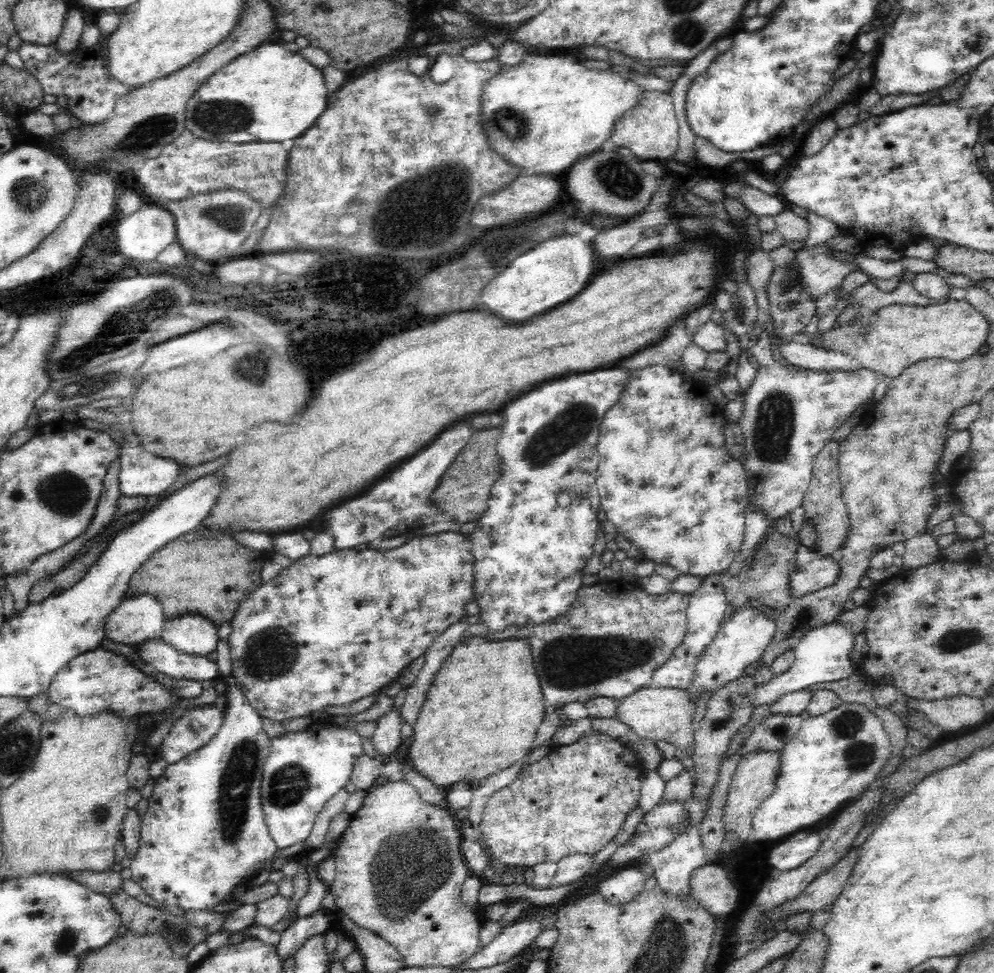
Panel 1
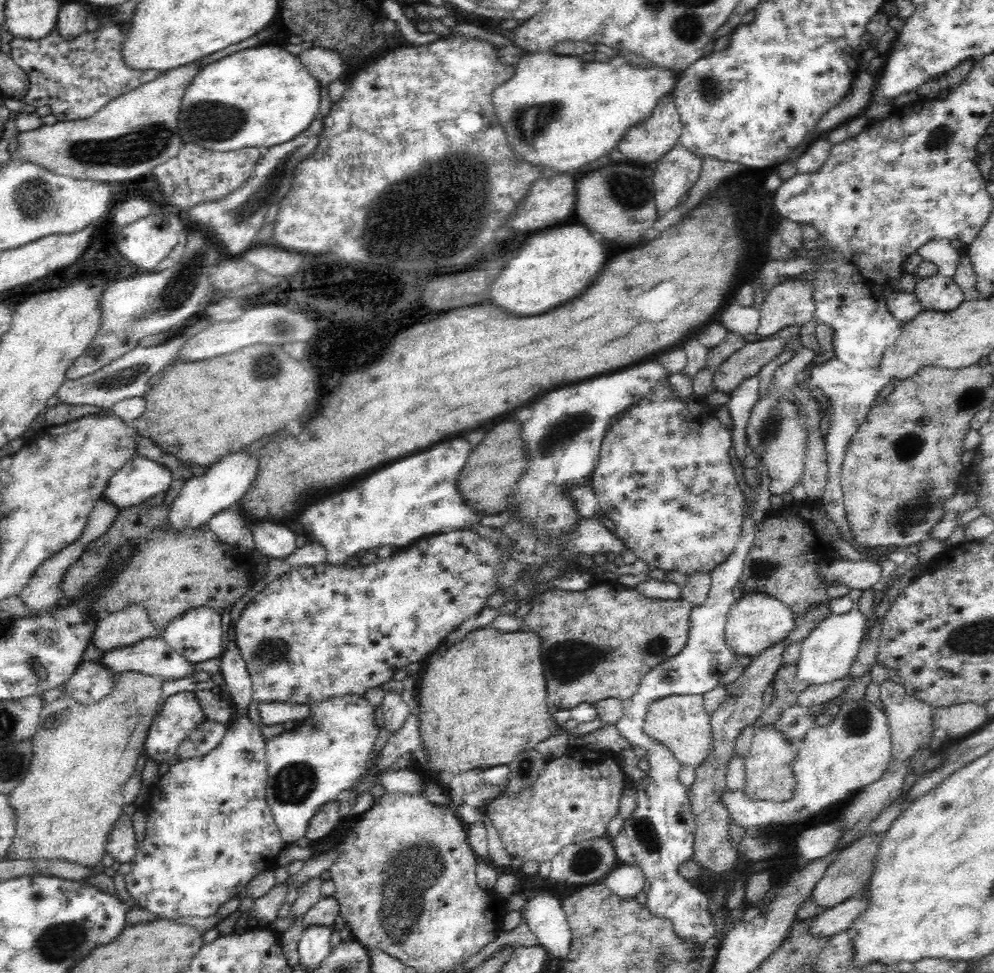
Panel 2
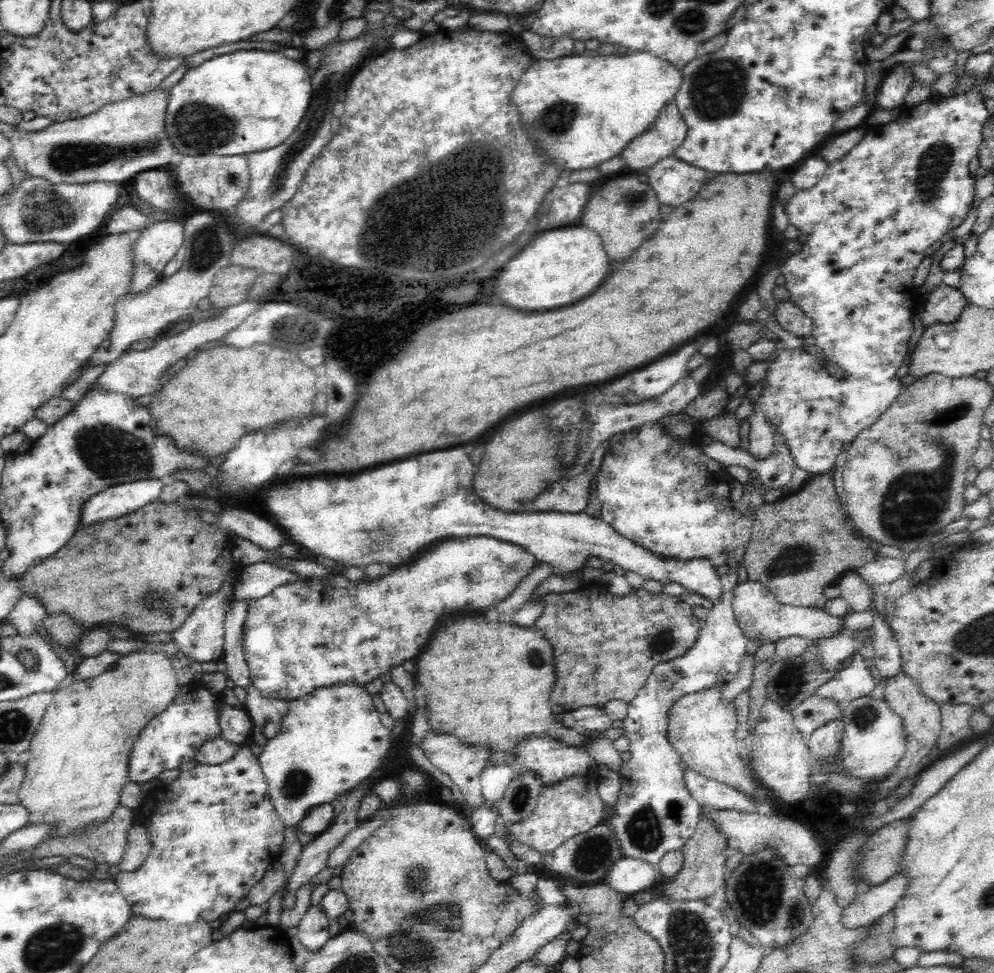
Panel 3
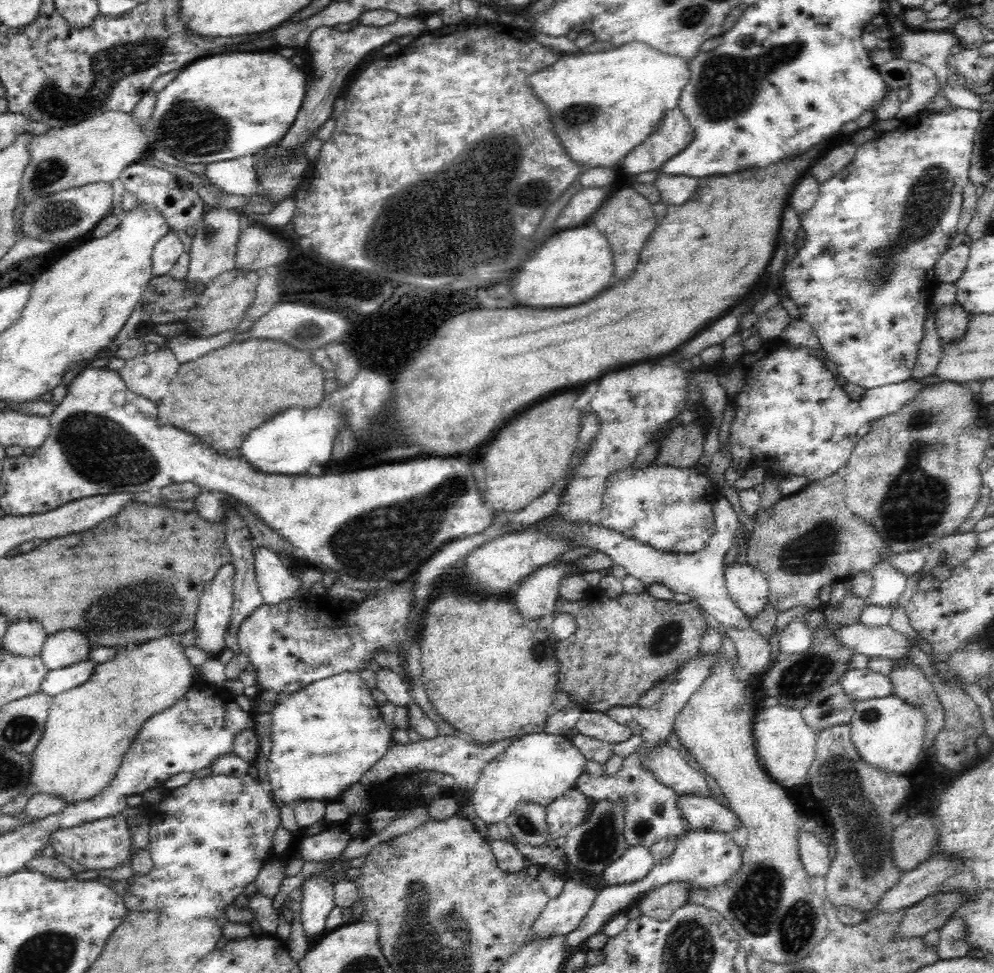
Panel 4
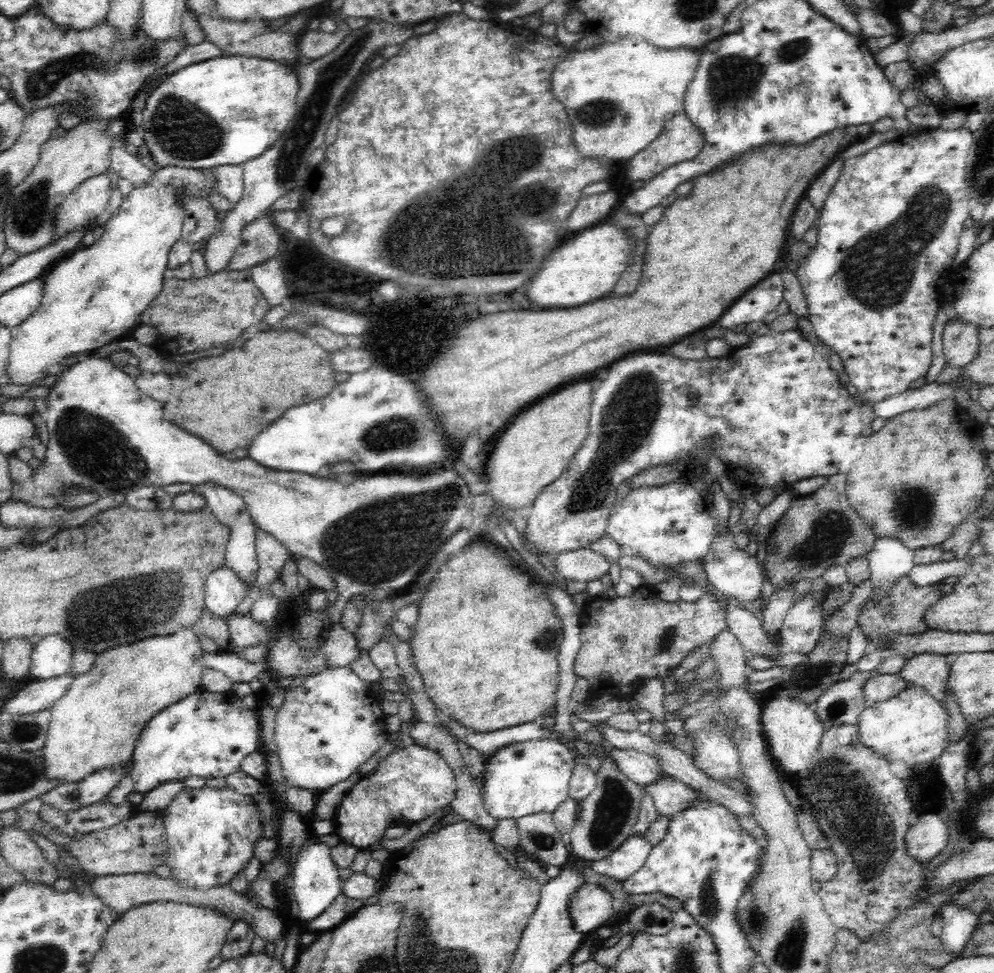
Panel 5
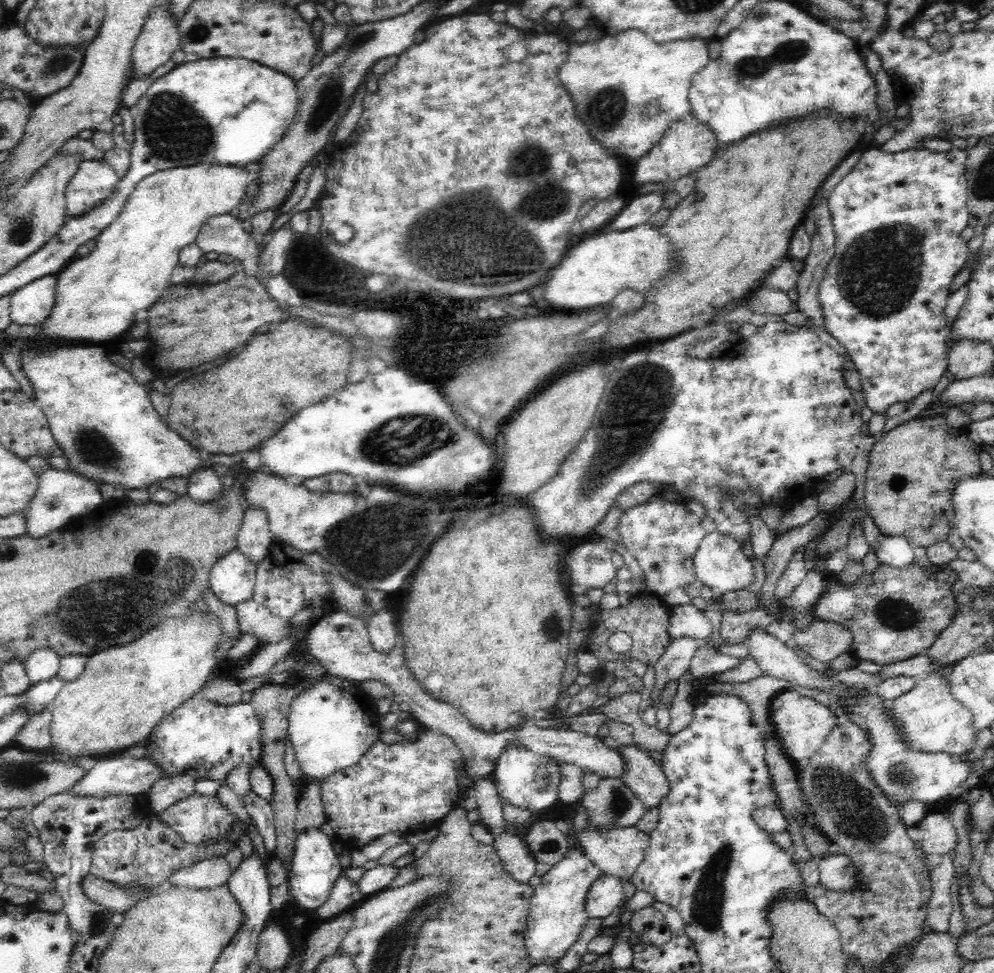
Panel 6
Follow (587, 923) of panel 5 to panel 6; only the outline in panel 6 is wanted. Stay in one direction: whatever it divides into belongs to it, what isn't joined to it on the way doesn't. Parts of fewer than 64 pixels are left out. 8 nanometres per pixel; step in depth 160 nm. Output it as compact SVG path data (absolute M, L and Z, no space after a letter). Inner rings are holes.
M601 874L587 892L586 911L588 918L610 916L623 900L622 879L614 875Z

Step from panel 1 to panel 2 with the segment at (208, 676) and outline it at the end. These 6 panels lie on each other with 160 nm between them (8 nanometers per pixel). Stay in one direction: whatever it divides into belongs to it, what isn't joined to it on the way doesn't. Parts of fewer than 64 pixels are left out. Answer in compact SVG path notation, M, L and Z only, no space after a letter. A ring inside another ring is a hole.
M162 637L146 638L127 647L116 647L99 658L116 674L124 671L144 673L164 680L180 680L198 670Z

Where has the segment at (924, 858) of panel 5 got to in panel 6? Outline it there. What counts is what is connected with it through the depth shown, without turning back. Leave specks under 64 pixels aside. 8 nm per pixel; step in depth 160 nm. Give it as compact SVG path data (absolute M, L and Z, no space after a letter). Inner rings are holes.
M944 810L928 811L926 816L916 824L920 830L924 830L924 839L919 842L924 855L948 854L954 850L957 840L956 830L951 817Z

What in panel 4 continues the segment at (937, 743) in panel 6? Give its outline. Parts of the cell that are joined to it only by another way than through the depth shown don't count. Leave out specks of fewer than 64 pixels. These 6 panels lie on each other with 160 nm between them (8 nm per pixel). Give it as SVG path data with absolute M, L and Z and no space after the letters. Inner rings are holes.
M892 694L858 700L853 704L850 728L856 728L856 752L861 761L884 772L914 775L924 759L918 759L923 738L925 716L921 710L901 702Z

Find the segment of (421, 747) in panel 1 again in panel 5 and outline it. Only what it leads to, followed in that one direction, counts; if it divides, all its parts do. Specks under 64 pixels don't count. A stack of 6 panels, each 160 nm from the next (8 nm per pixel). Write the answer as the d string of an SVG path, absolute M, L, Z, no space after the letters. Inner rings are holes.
M487 536L471 540L469 544L460 549L456 554L450 554L448 560L438 568L438 574L430 580L424 598L420 600L418 620L415 622L415 633L408 641L414 657L415 667L422 675L425 691L430 700L439 708L440 712L452 717L452 720L476 732L499 731L503 728L515 727L527 722L540 721L546 715L555 713L557 705L557 688L559 684L558 654L563 641L562 623L554 615L554 603L544 591L544 582L531 573L523 563L519 566L499 544Z

